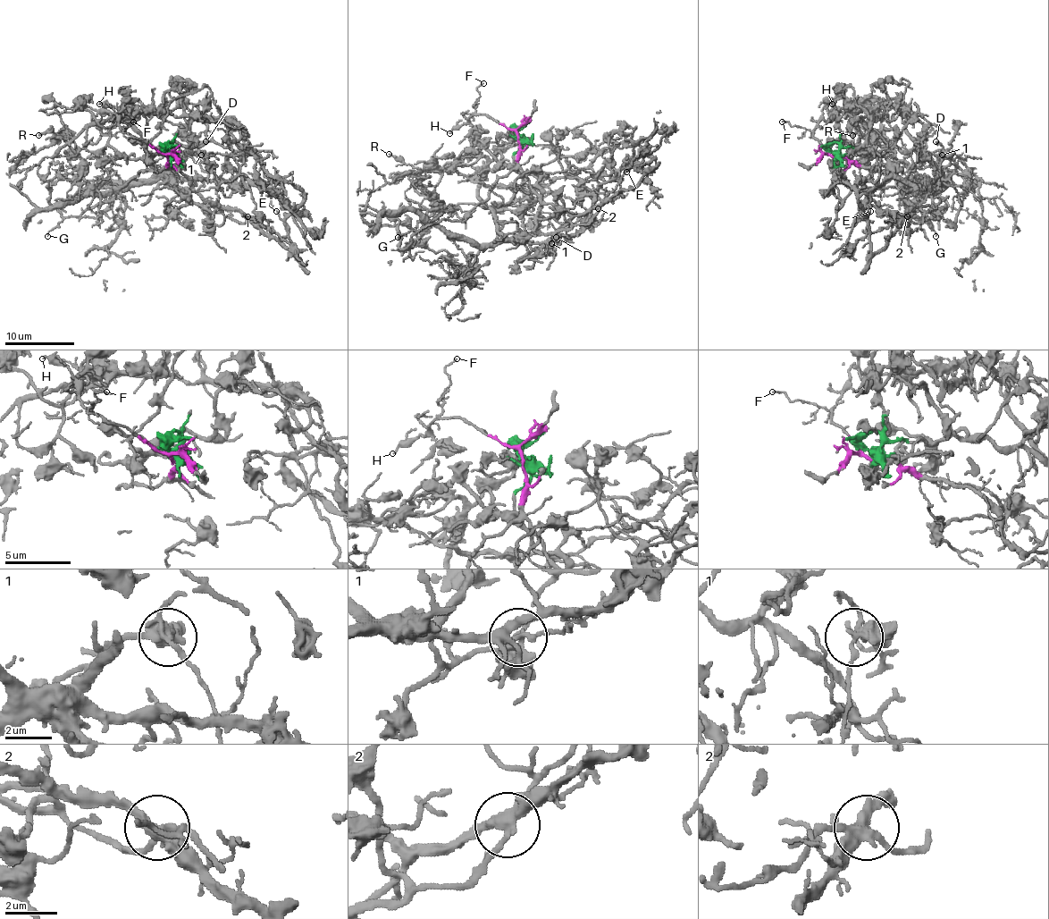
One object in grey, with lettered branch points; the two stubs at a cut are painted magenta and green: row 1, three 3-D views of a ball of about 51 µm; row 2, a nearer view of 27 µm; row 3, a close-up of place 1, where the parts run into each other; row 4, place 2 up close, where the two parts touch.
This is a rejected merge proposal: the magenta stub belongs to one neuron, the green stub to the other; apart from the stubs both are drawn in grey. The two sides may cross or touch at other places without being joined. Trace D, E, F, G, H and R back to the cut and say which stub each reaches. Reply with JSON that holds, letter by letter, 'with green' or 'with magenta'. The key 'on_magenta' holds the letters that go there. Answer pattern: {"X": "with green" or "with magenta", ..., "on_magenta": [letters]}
{"D": "with magenta", "E": "with magenta", "F": "with magenta", "G": "with magenta", "H": "with magenta", "R": "with green", "on_magenta": ["D", "E", "F", "G", "H"]}

